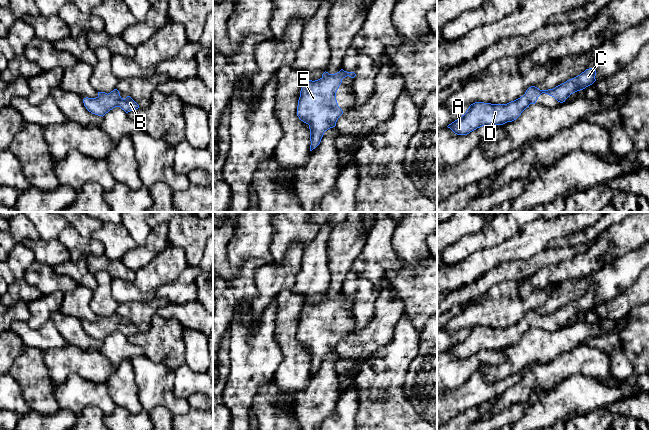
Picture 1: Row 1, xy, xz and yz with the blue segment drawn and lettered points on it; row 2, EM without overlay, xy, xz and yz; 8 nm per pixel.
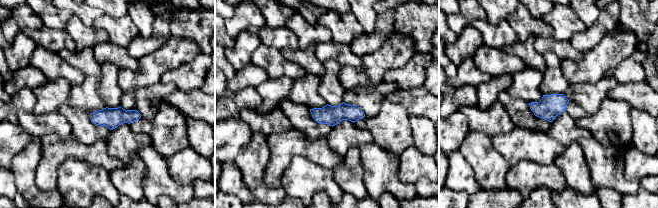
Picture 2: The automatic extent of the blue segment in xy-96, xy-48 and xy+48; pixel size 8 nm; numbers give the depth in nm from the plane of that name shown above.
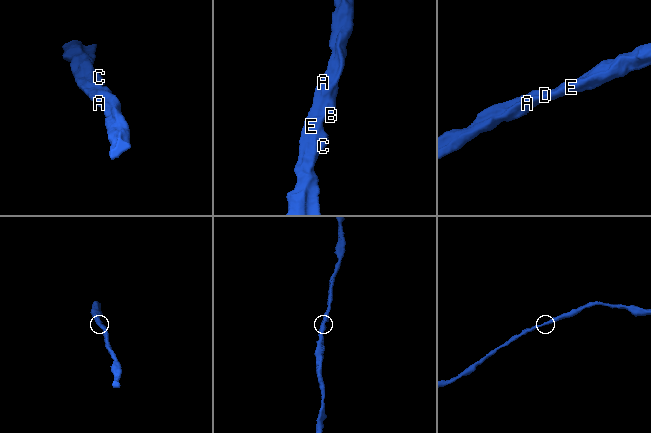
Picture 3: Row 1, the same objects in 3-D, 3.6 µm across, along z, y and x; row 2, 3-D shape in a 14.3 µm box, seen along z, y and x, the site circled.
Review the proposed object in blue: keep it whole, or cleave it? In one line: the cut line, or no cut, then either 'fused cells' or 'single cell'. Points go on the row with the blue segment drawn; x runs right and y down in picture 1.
cut none; single cell

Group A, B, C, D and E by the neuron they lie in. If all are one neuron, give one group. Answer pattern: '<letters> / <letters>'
A B C D E

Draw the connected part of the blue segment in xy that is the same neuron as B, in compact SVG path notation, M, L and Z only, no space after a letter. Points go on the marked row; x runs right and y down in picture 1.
M117 89L110 93L98 92L96 98L84 98L84 106L92 114L104 116L115 107L120 107L126 113L134 111L139 108L139 105L130 97L123 99Z

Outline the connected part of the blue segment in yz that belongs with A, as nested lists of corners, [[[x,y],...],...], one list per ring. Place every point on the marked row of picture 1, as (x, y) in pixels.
[[[589,68],[553,89],[540,90],[535,86],[531,86],[523,96],[507,104],[475,102],[469,106],[464,115],[447,127],[457,135],[467,135],[482,126],[503,125],[512,122],[530,104],[535,104],[542,93],[548,94],[558,102],[563,103],[571,94],[592,85],[596,81],[595,76],[596,70]]]

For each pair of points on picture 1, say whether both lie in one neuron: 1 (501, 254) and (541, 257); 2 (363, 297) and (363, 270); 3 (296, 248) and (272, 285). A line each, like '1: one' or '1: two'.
1: two
2: one
3: one

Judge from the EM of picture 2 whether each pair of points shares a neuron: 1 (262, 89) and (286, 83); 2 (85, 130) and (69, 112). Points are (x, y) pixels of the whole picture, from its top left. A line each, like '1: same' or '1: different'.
1: same
2: same

